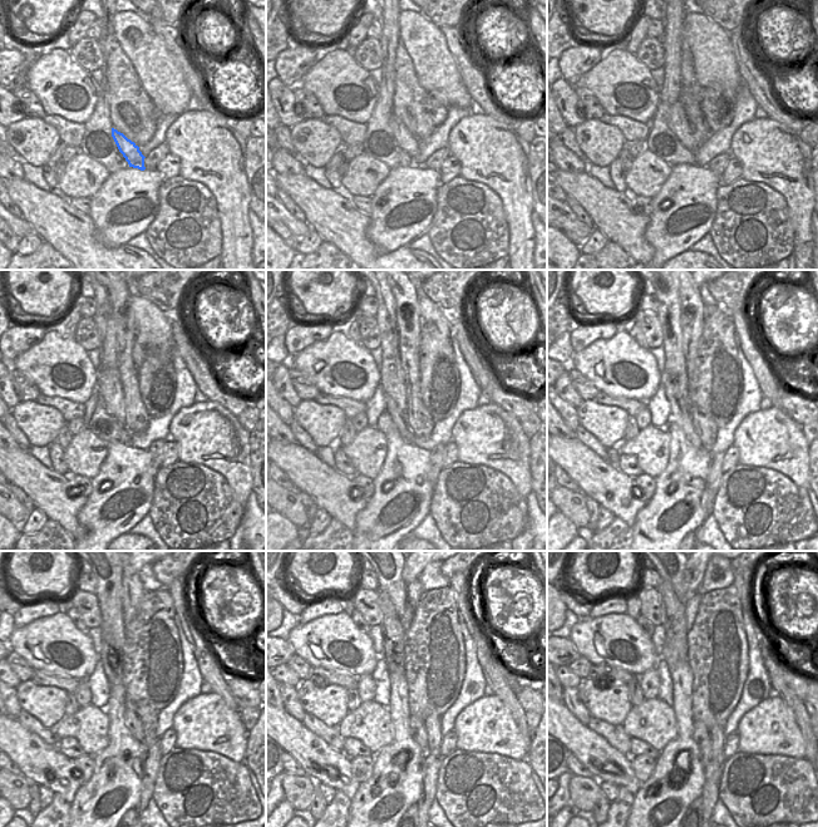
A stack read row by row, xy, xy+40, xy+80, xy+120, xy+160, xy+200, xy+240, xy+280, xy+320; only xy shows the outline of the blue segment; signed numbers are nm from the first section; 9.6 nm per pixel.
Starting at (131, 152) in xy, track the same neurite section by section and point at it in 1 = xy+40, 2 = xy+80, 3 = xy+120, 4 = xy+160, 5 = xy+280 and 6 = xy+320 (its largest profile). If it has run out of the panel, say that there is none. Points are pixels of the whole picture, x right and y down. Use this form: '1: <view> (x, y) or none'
1: xy+40 (405, 141)
2: xy+80 (676, 118)
3: xy+120 (108, 382)
4: xy+160 (392, 378)
5: xy+280 (389, 576)
6: xy+320 (674, 576)

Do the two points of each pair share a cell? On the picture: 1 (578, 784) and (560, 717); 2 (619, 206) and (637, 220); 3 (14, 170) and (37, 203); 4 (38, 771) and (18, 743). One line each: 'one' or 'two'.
1: two
2: one
3: two
4: one

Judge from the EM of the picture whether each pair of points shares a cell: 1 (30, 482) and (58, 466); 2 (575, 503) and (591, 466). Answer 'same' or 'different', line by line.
1: different
2: different

